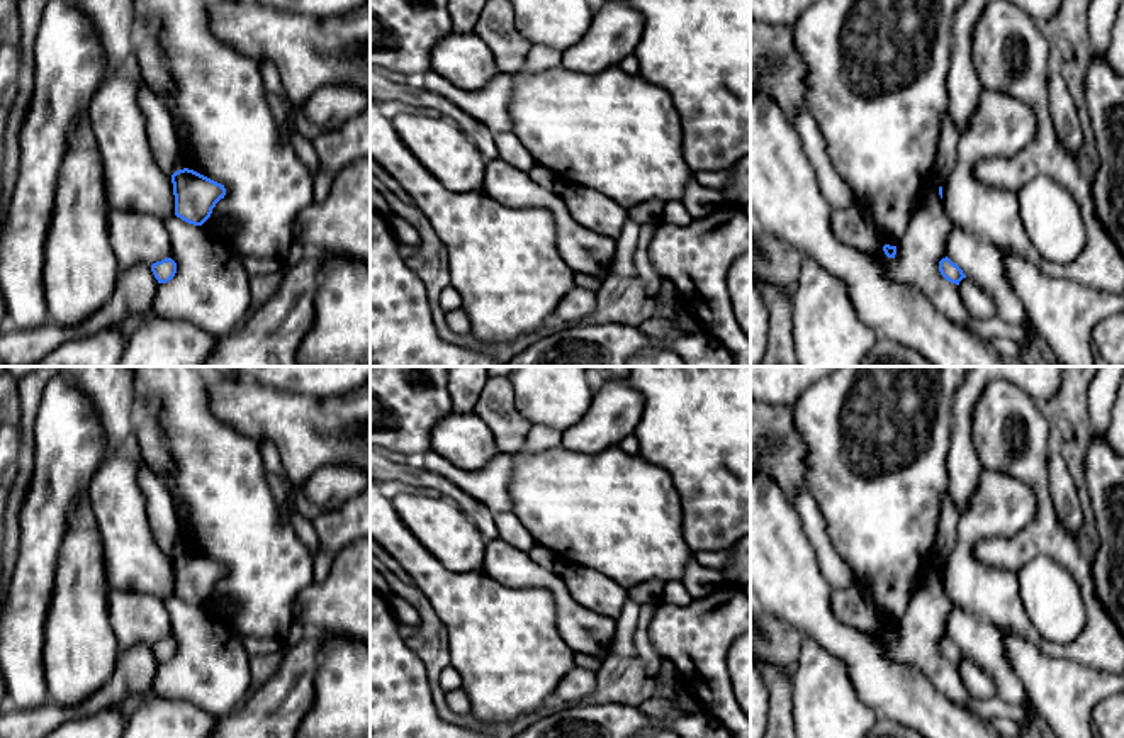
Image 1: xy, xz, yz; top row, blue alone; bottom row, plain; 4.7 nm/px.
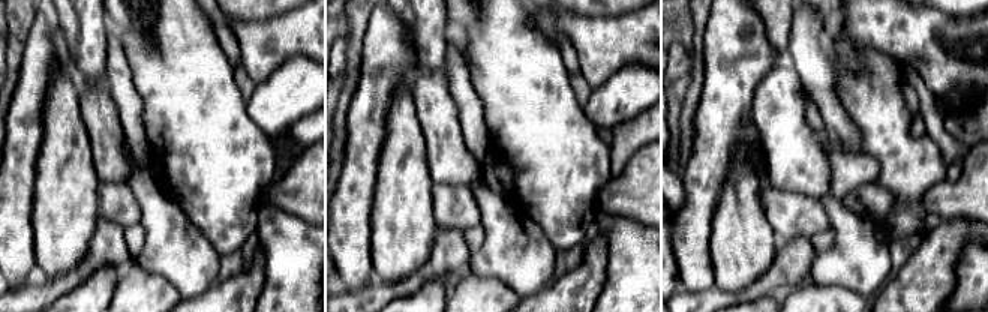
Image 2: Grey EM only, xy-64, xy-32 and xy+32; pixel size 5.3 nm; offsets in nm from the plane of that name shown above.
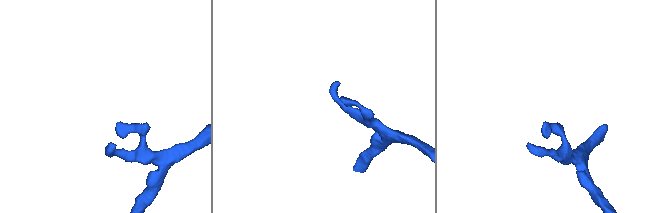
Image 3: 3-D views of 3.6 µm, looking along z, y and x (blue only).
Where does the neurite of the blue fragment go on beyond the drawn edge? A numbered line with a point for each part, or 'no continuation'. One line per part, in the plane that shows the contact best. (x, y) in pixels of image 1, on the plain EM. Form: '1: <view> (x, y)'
no continuation

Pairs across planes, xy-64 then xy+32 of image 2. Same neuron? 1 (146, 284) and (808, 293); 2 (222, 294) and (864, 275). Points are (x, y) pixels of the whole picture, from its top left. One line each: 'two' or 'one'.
1: one
2: two

